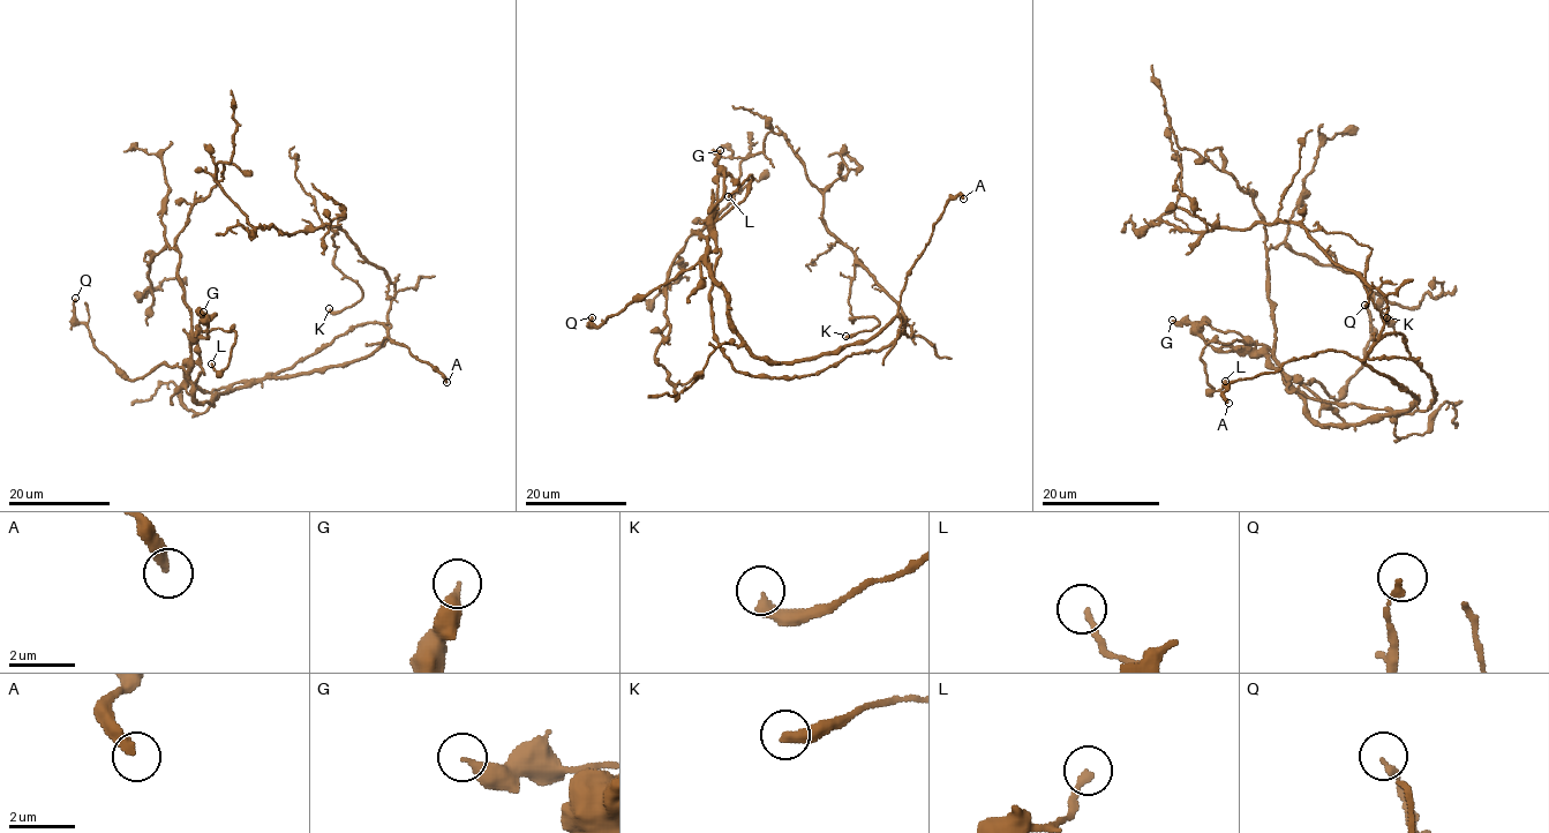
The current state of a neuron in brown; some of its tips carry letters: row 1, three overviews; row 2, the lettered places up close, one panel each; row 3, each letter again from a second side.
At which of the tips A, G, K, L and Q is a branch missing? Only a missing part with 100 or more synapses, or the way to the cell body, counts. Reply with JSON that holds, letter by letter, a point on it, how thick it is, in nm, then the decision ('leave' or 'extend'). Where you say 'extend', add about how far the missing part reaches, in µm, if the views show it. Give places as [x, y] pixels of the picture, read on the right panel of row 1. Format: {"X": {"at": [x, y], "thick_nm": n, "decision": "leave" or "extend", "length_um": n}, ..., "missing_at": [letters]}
{"A": {"at": [1228, 403], "thick_nm": 340, "decision": "extend", "length_um": 90}, "G": {"at": [1172, 320], "thick_nm": 360, "decision": "leave"}, "K": {"at": [1386, 317], "thick_nm": 320, "decision": "leave"}, "L": {"at": [1225, 381], "thick_nm": 200, "decision": "leave"}, "Q": {"at": [1365, 305], "thick_nm": 200, "decision": "leave"}, "missing_at": ["A"]}

